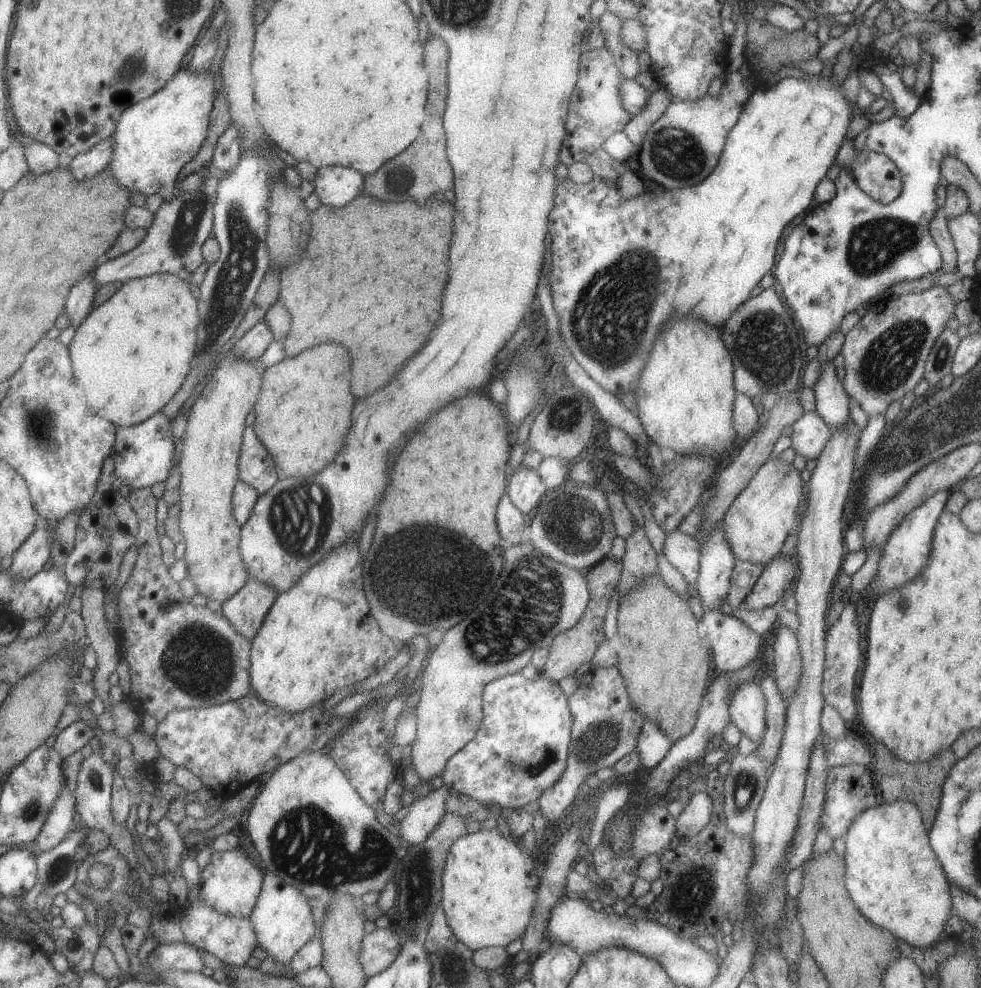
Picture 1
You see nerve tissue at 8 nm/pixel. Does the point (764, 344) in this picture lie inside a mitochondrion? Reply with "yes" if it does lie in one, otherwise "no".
yes

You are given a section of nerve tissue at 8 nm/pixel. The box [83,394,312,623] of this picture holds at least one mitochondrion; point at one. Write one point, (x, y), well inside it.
(166, 607)

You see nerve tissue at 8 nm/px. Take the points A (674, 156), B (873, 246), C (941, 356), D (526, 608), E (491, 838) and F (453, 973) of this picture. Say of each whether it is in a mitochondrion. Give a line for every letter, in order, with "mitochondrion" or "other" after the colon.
A: mitochondrion
B: mitochondrion
C: mitochondrion
D: mitochondrion
E: other
F: mitochondrion

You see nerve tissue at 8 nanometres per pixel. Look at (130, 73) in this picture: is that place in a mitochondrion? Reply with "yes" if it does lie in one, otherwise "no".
yes

